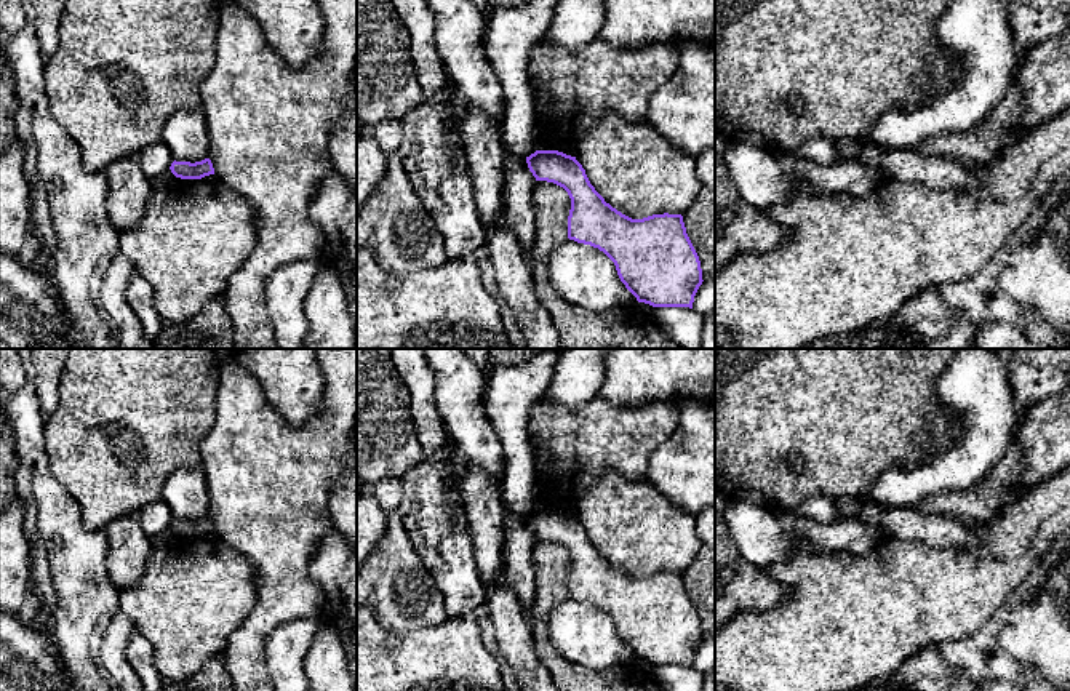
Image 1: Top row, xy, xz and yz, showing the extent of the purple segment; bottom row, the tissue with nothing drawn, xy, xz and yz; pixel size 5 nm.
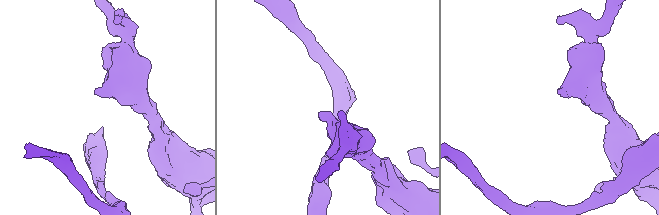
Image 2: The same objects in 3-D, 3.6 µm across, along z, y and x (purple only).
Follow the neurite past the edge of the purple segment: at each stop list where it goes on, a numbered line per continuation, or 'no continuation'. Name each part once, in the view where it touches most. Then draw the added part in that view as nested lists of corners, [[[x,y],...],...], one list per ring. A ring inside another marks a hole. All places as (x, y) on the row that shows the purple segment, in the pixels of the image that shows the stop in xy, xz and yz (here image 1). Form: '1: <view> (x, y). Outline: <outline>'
no continuation

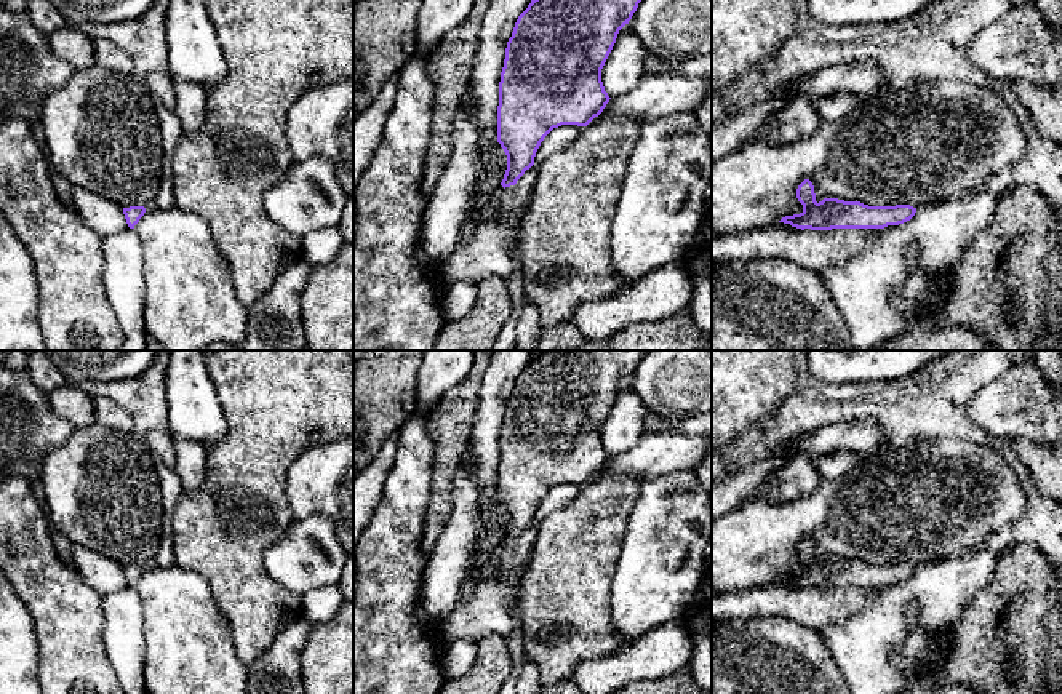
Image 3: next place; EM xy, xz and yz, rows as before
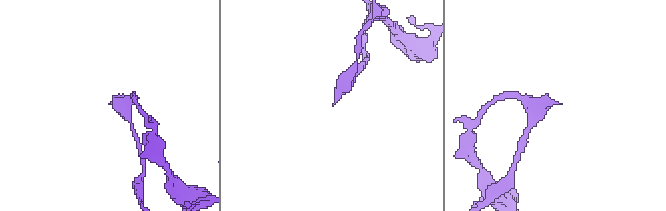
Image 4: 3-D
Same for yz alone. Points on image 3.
no continuation

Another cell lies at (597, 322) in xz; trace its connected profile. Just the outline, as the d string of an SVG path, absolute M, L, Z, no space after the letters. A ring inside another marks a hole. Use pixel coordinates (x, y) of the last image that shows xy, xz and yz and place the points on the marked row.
M678 262L667 264L621 294L582 304L568 323L587 342L603 342L632 323L662 320L683 310L691 297L693 285L683 267Z

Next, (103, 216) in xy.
M74 187L72 198L75 213L101 238L128 229L123 208L117 203L82 187Z

